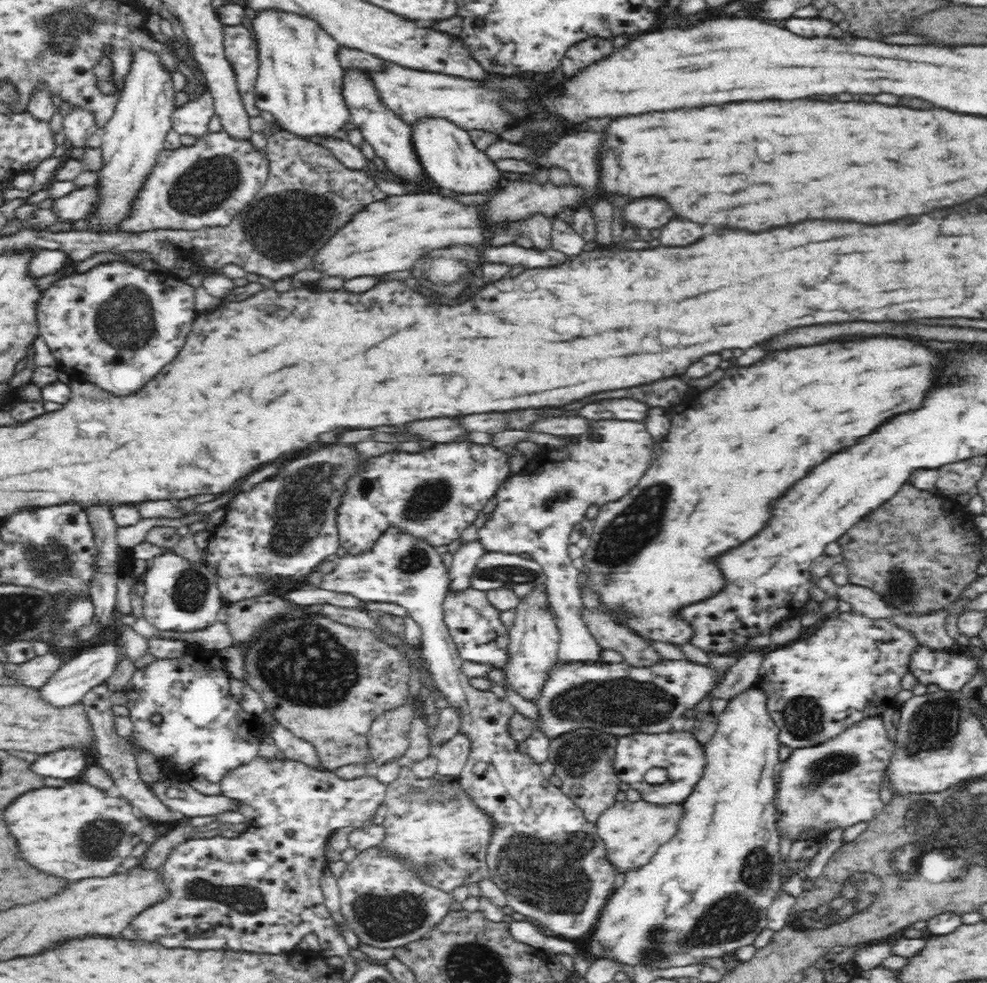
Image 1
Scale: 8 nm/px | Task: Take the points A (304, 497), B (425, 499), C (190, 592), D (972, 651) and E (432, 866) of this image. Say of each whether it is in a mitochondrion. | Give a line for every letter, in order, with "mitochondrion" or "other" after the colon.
A: mitochondrion
B: mitochondrion
C: mitochondrion
D: other
E: mitochondrion

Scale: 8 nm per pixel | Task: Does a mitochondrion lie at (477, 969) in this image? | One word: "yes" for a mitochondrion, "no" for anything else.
yes

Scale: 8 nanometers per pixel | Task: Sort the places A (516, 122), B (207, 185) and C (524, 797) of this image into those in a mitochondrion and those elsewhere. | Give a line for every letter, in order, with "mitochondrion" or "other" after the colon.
A: other
B: mitochondrion
C: other

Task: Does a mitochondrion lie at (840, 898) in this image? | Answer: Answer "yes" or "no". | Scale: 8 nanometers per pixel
yes

